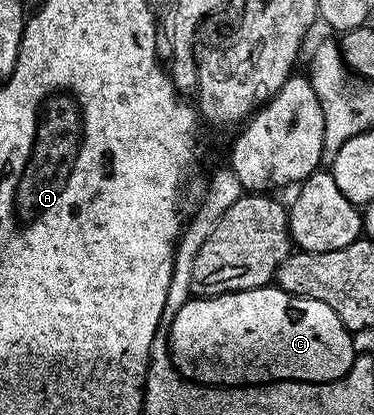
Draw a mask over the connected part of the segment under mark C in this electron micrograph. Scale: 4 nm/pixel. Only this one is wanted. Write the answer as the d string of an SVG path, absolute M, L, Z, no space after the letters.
M276 287L263 289L248 289L238 293L224 293L218 297L193 297L175 315L175 319L167 326L169 330L169 352L173 358L173 365L181 372L181 376L188 381L196 381L198 385L219 385L222 387L240 387L242 385L260 385L275 381L308 381L310 383L324 383L337 381L352 367L355 350L350 330L345 328L344 323L335 315L331 307L319 303L319 299L307 299L296 297L290 293L284 293Z

